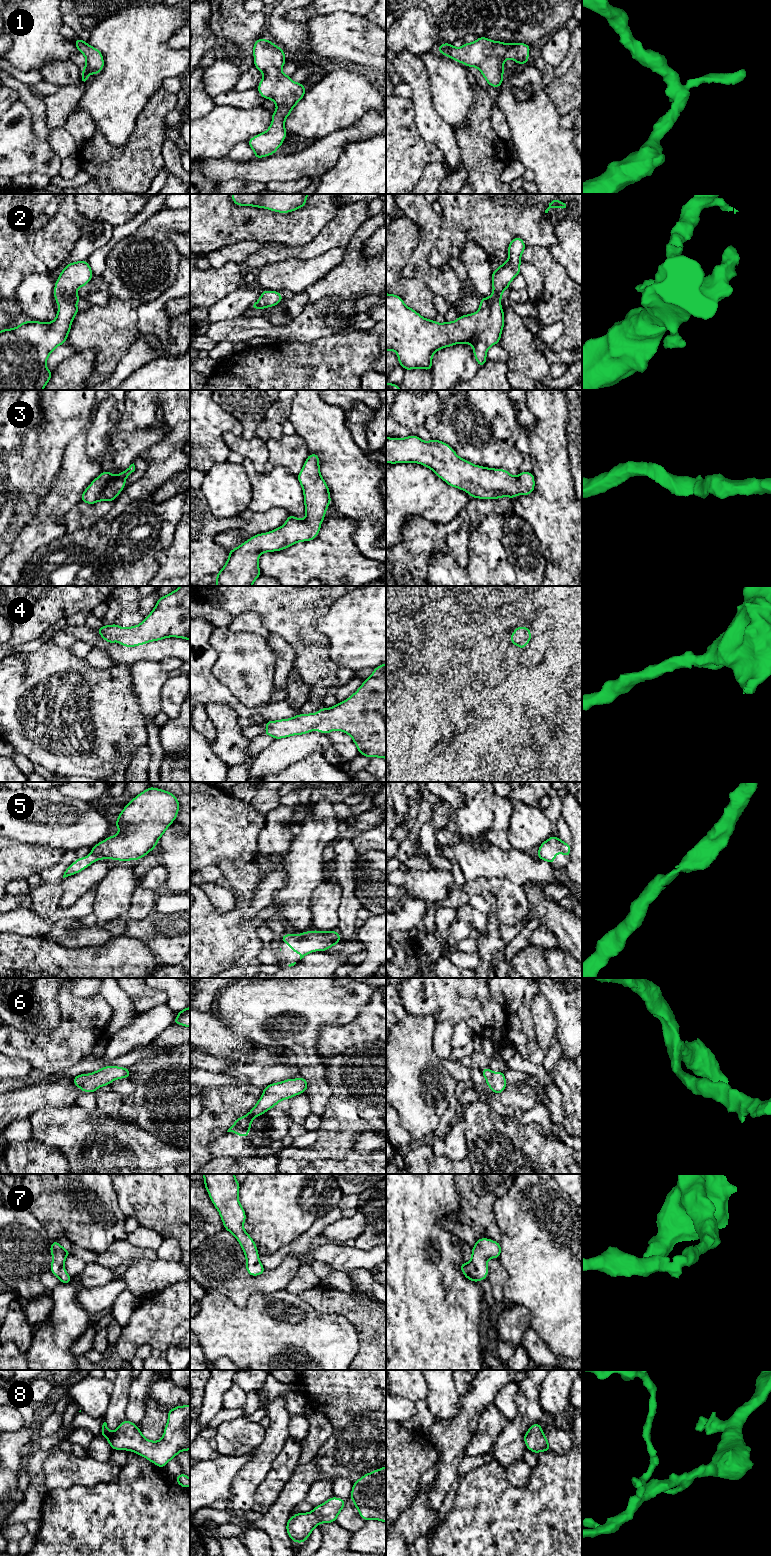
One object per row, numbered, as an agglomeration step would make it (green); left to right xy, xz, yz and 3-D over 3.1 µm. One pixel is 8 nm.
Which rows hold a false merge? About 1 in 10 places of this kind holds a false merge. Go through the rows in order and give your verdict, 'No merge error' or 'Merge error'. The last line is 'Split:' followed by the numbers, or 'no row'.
1: No merge error
2: No merge error
3: No merge error
4: No merge error
5: No merge error
6: No merge error
7: No merge error
8: No merge error
Split: no row

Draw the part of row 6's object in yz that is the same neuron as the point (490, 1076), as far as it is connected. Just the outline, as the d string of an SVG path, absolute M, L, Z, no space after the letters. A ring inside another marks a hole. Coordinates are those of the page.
M488 1067L481 1070L491 1092L501 1094L507 1086L503 1071L492 1072Z

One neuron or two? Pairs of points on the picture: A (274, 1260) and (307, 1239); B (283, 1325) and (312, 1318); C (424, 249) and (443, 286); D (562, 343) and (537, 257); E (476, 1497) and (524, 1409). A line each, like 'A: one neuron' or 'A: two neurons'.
A: one neuron
B: one neuron
C: one neuron
D: one neuron
E: two neurons

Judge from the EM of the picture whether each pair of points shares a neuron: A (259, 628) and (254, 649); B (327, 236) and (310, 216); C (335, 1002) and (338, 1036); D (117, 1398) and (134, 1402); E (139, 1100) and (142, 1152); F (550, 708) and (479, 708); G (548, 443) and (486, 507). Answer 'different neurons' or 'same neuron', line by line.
A: different neurons
B: different neurons
C: different neurons
D: different neurons
E: different neurons
F: same neuron
G: different neurons

